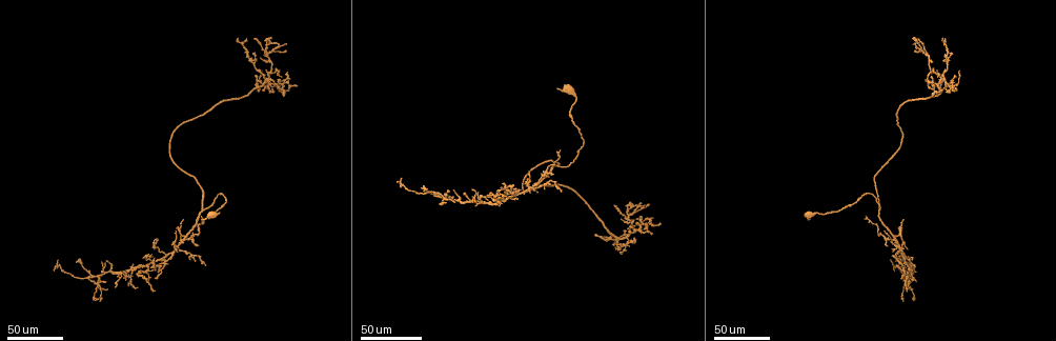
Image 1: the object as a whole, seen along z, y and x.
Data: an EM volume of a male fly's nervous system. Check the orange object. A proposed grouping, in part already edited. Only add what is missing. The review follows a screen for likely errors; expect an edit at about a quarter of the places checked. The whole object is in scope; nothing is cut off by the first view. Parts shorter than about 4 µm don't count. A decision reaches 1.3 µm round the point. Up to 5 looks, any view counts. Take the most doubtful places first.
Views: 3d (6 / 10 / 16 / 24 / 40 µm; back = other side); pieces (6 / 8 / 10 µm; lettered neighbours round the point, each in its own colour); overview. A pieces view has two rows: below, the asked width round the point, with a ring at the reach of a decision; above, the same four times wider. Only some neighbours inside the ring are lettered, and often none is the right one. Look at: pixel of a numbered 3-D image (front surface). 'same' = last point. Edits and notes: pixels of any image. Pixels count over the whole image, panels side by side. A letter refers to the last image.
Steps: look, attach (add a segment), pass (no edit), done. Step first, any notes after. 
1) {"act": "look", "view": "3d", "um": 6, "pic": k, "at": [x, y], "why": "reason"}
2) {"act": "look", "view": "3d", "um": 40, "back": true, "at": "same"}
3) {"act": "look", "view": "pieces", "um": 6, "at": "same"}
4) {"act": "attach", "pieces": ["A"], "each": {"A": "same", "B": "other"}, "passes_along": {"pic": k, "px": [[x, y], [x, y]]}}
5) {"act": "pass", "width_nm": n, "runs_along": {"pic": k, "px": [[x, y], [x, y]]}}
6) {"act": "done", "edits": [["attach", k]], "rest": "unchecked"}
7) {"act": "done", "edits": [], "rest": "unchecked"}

{"act": "look", "view": "3d", "um": 40, "pic": 1, "at": [903, 264], "why": "free end"}

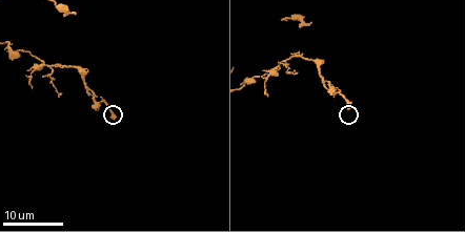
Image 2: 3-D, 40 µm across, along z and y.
{"act": "look", "view": "pieces", "um": 6, "pic": 2, "at": [349, 109], "why": "see the neighbours"}

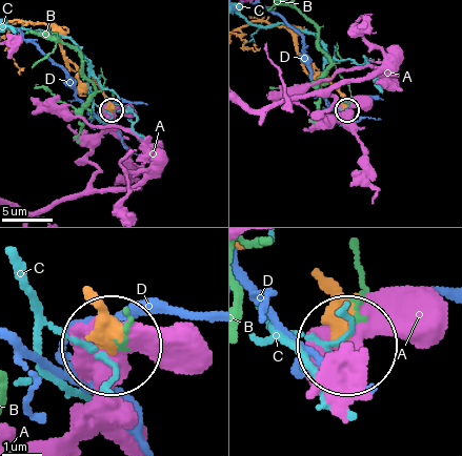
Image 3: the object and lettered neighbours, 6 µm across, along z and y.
{"act": "pass", "width_nm": 360, "each": {"A": "other", "B": "other", "C": "other", "D": "other"}, "found": "none of them fits"}

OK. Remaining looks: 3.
{"act": "look", "view": "3d", "um": 24, "pic": 1, "at": [141, 274], "why": "free end"}

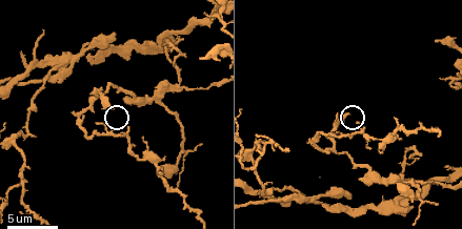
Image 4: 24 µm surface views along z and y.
{"act": "look", "view": "pieces", "um": 6, "pic": 4, "at": [111, 108], "why": "what lies round it"}

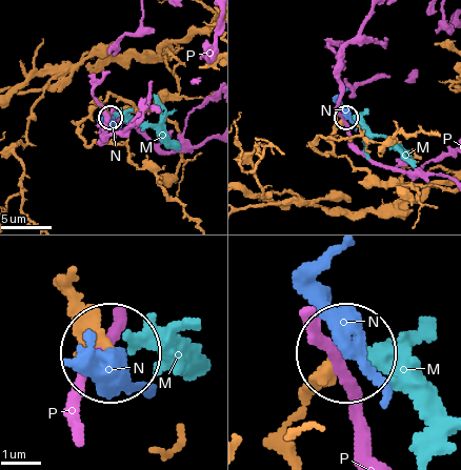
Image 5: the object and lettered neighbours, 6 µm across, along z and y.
{"act": "pass", "width_nm": 230, "each": {"M": "other", "N": "other", "P": "other"}, "found": "no lettered segment goes on from it"}

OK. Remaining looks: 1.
{"act": "done", "edits": [], "rest": "unchecked"}

